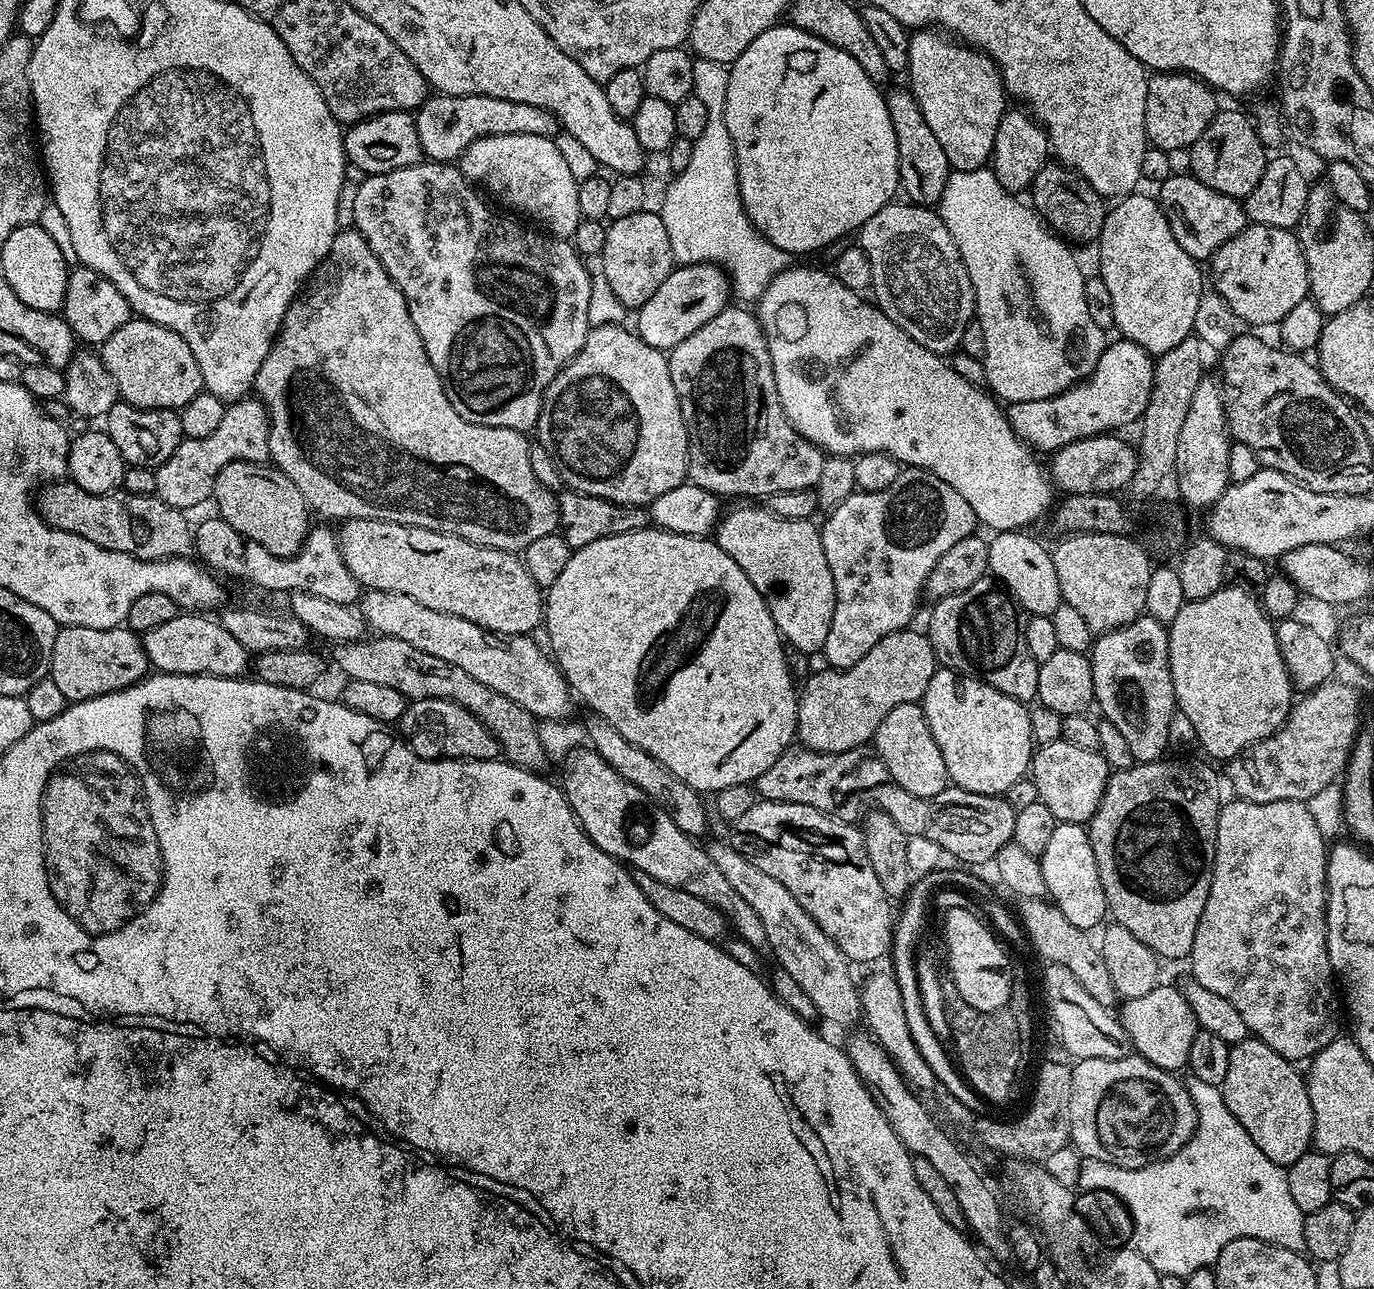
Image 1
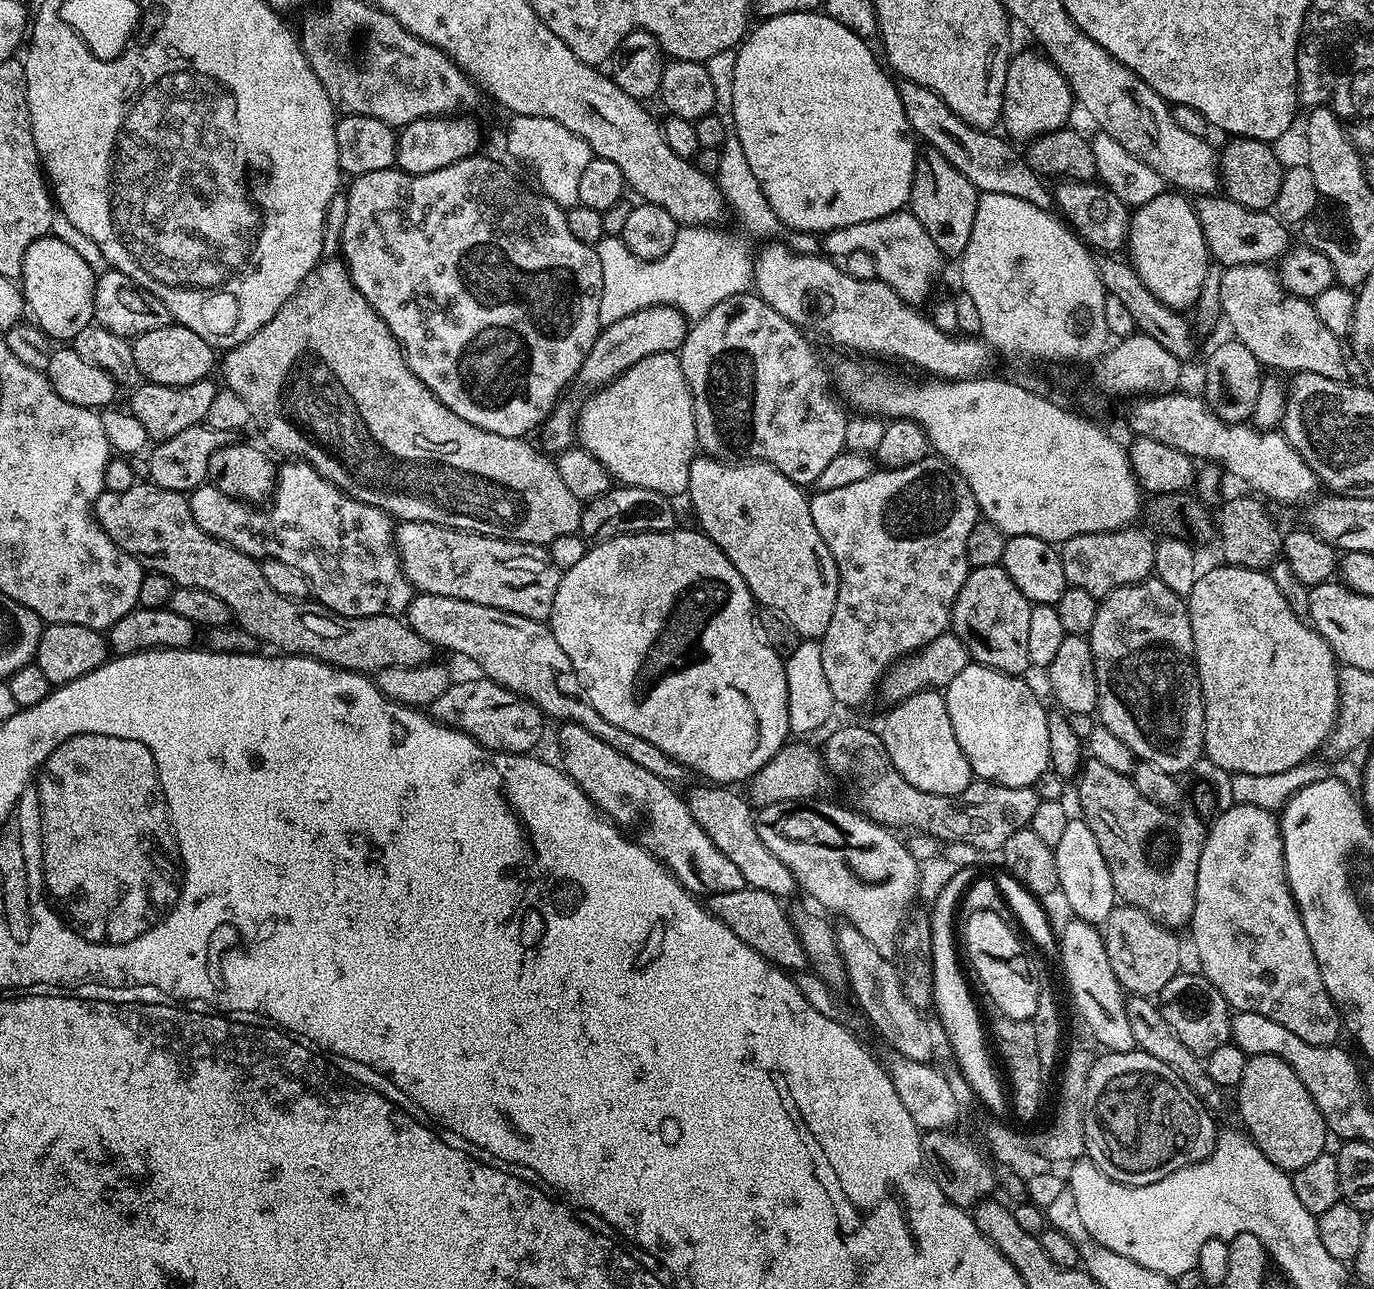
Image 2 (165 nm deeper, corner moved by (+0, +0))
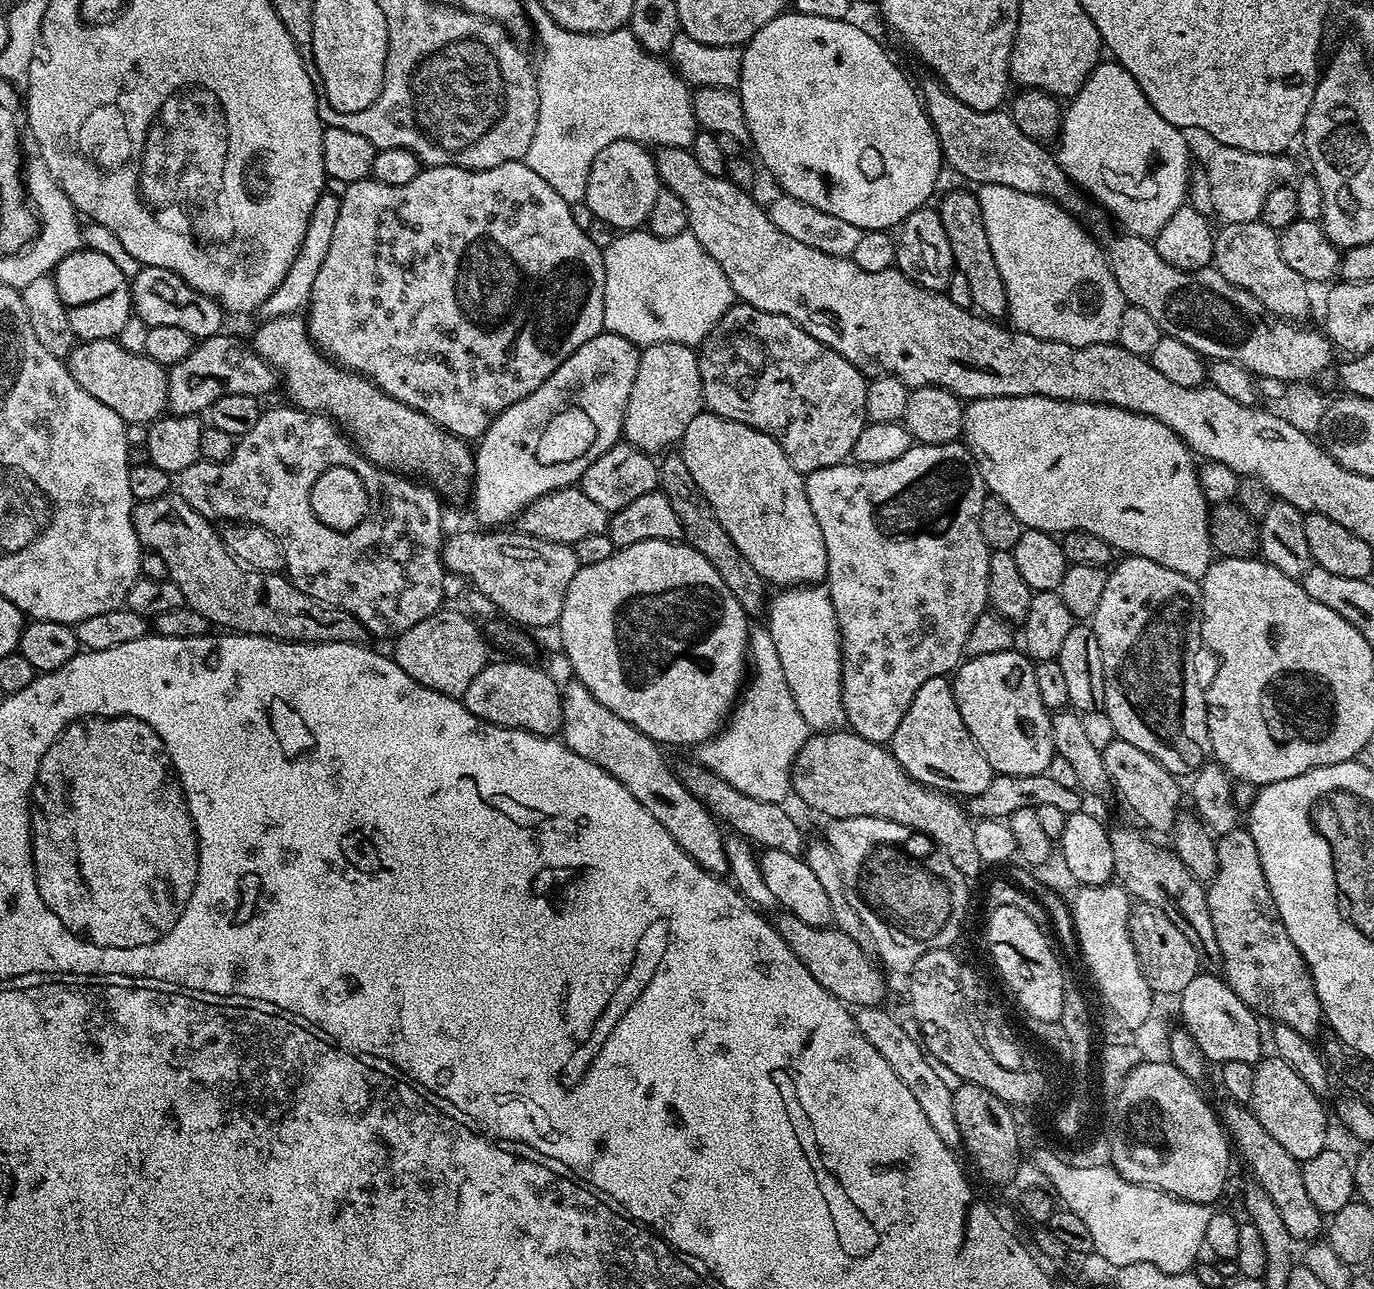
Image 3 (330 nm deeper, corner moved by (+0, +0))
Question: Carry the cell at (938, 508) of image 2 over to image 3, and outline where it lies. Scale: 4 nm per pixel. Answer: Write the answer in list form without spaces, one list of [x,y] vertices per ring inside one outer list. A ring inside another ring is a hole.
[[[963,442],[951,444],[916,444],[902,458],[894,458],[894,462],[885,464],[857,464],[845,462],[838,466],[826,466],[822,470],[814,470],[804,476],[806,498],[810,498],[810,510],[814,510],[814,518],[818,518],[818,526],[822,529],[822,542],[826,542],[826,558],[828,574],[826,587],[828,597],[832,600],[834,614],[838,618],[840,631],[840,653],[842,654],[842,706],[847,727],[875,744],[887,745],[891,741],[894,730],[898,730],[898,722],[910,710],[910,702],[914,694],[918,694],[918,686],[935,676],[948,676],[955,673],[965,659],[964,647],[966,638],[970,638],[970,630],[974,630],[974,622],[989,607],[988,575],[990,574],[990,549],[982,538],[980,515],[984,509],[986,489],[984,479],[978,470],[975,458],[970,454],[968,445]]]

